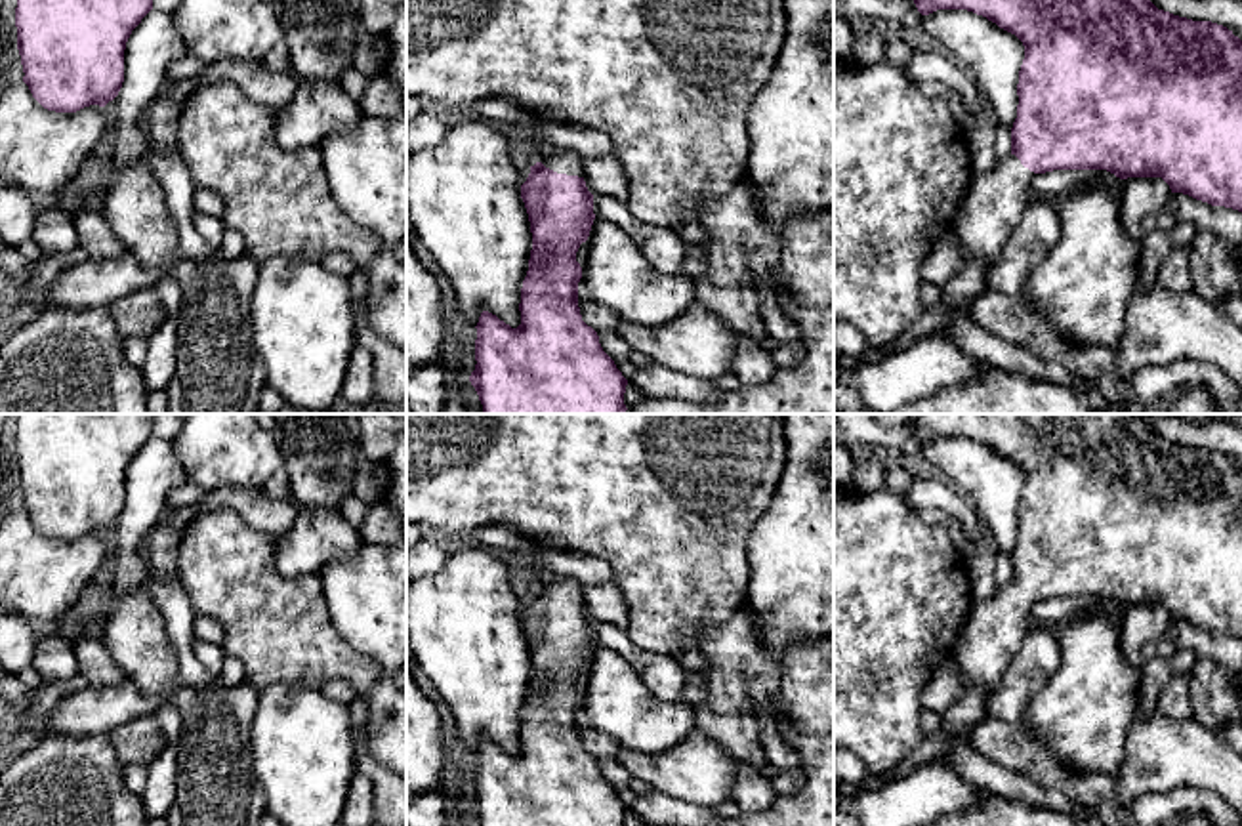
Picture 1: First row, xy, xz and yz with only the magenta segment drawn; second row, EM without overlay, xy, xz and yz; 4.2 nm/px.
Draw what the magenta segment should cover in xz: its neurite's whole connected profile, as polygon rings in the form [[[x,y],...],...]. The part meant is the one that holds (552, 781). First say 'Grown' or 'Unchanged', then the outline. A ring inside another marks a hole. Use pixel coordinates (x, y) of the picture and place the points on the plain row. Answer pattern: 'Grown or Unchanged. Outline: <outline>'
Grown. Outline: [[[557,578],[530,593],[521,612],[532,677],[521,715],[521,752],[511,755],[496,742],[483,738],[477,750],[475,797],[469,803],[479,826],[624,826],[628,807],[603,778],[597,759],[582,748],[578,710],[582,694],[576,679],[588,668],[595,641],[588,618],[582,584]]]

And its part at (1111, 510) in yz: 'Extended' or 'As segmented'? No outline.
Extended

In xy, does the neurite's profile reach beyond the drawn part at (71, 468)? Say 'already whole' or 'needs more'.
already whole

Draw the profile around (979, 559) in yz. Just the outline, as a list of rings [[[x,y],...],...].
[[[914,479],[910,488],[902,494],[902,502],[916,513],[935,507],[944,511],[948,517],[958,519],[969,538],[969,542],[962,547],[962,553],[967,568],[967,580],[971,584],[971,595],[975,599],[992,597],[1000,589],[994,578],[994,542],[981,525],[977,507],[956,488],[956,485],[946,485],[937,479]]]

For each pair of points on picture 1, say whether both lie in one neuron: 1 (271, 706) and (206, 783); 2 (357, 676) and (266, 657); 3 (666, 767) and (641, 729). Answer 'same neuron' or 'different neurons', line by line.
1: different neurons
2: same neuron
3: different neurons

